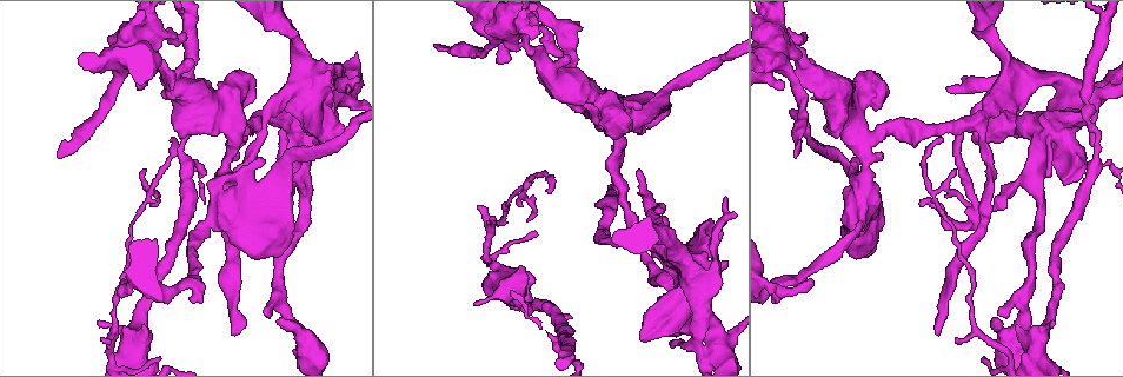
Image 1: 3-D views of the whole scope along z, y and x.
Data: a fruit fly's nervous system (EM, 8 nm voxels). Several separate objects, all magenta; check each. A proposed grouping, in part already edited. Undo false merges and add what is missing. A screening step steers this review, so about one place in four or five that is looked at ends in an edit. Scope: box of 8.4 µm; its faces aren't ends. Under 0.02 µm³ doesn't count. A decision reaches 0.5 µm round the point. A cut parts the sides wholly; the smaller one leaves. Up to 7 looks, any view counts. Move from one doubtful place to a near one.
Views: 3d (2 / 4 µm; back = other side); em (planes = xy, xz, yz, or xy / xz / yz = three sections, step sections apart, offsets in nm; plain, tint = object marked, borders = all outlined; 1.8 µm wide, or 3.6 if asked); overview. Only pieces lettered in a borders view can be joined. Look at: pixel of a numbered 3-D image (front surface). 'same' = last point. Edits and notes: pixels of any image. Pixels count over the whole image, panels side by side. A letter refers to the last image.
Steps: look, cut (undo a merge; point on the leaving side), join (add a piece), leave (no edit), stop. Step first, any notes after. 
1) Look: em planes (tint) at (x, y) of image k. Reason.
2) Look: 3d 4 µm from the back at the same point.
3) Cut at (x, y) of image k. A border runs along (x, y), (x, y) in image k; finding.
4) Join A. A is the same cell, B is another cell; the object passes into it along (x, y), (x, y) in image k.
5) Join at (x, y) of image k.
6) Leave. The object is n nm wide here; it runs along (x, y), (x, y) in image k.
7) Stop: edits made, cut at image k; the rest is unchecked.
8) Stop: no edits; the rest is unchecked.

Look: 3d 4 µm at (170, 140) of image 1. Free end.

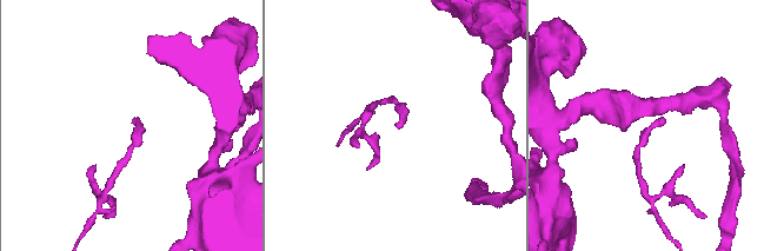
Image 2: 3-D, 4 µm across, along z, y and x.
Look: em xz step 8 (borders) at (135, 120) of image 2. Need the tissue.

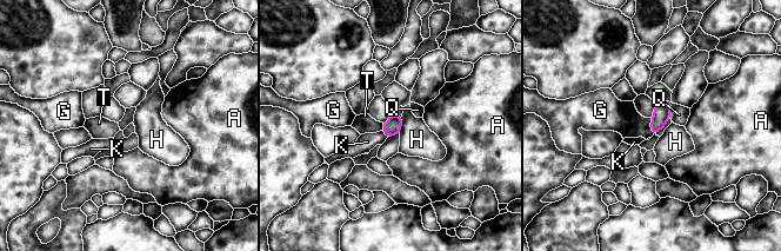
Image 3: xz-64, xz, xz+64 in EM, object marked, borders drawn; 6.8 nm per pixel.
Look: em planes (borders) at the same point. Another direction.

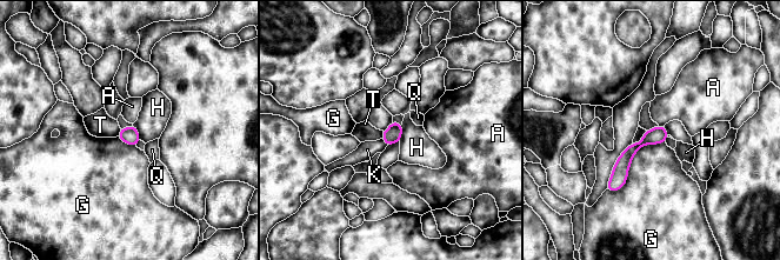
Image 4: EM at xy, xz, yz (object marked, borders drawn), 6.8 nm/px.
Leave. A, G, H, K, Q and T are other cells; it runs along (661, 128), (625, 158), (610, 186) in image 4; no lettered piece goes on from it.

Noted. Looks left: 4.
Look: 3d 2 µm from the back at (628, 226) of image 1. Three-way junction.

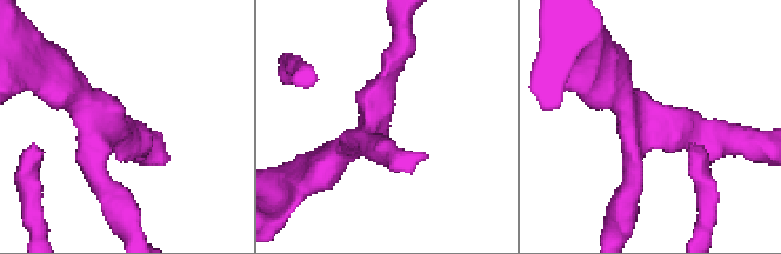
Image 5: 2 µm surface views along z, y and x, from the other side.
Look: em 3.6 µm planes (plain) at (654, 130) of image 5.

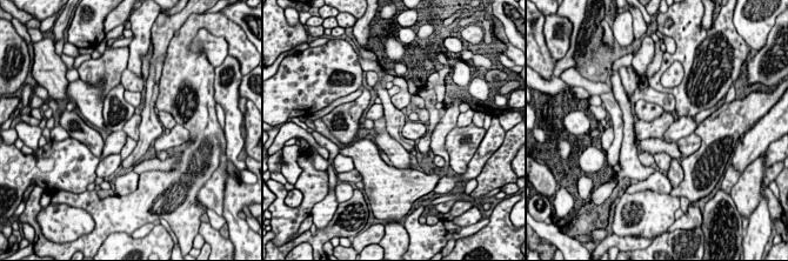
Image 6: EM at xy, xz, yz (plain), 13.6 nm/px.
Look: em 3.6 µm planes (borders) at the same point.

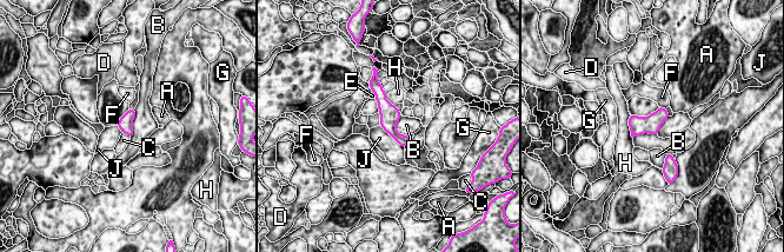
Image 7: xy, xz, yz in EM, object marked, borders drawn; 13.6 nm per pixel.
Leave. A, B, C, D, E, F, G, H and J are other cells; it runs along (378, 93), (391, 130), (406, 141) in image 7; one cell here.

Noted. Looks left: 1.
Look: em planes (borders) at (937, 334) of image 1. An open end.

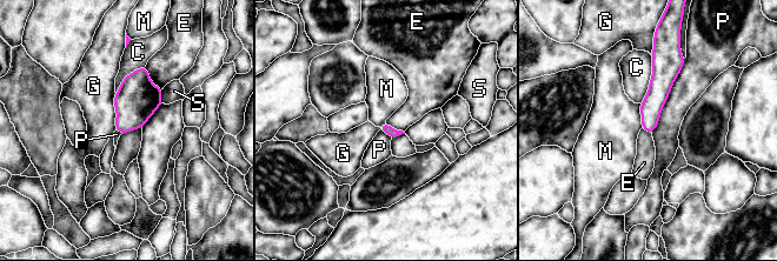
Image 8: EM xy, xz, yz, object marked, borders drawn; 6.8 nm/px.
Leave. C, E, G, M, P and S are other cells; a border runs along (685, 58), (658, 125), (651, 133) in image 8; none of them fits.

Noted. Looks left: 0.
Stop: no edits; the rest is unchecked.

